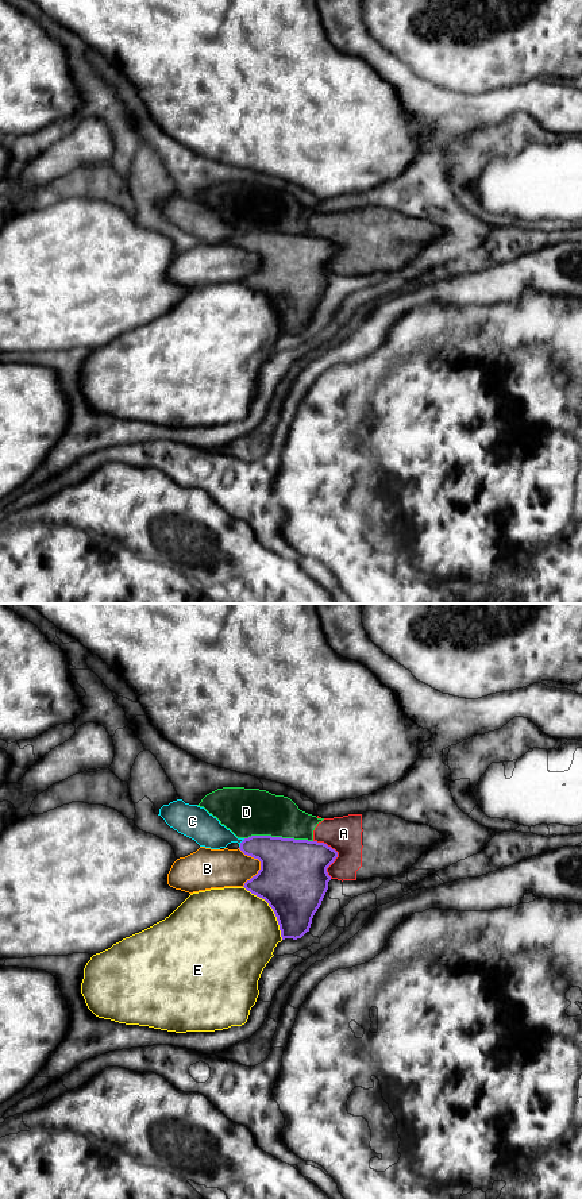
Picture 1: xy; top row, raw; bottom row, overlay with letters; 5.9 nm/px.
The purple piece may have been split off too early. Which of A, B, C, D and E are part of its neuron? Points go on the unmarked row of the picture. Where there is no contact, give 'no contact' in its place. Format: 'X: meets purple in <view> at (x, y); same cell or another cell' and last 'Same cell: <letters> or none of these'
A: meets purple in xy at (336, 249); another cell
B: meets purple in xy at (261, 259); another cell
C: meets purple in xy at (241, 238); another cell
D: meets purple in xy at (278, 232); another cell
E: meets purple in xy at (272, 303); another cell
Same cell: none of these

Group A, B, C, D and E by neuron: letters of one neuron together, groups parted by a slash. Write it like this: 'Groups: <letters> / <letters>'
Groups: A D / B / C / E

